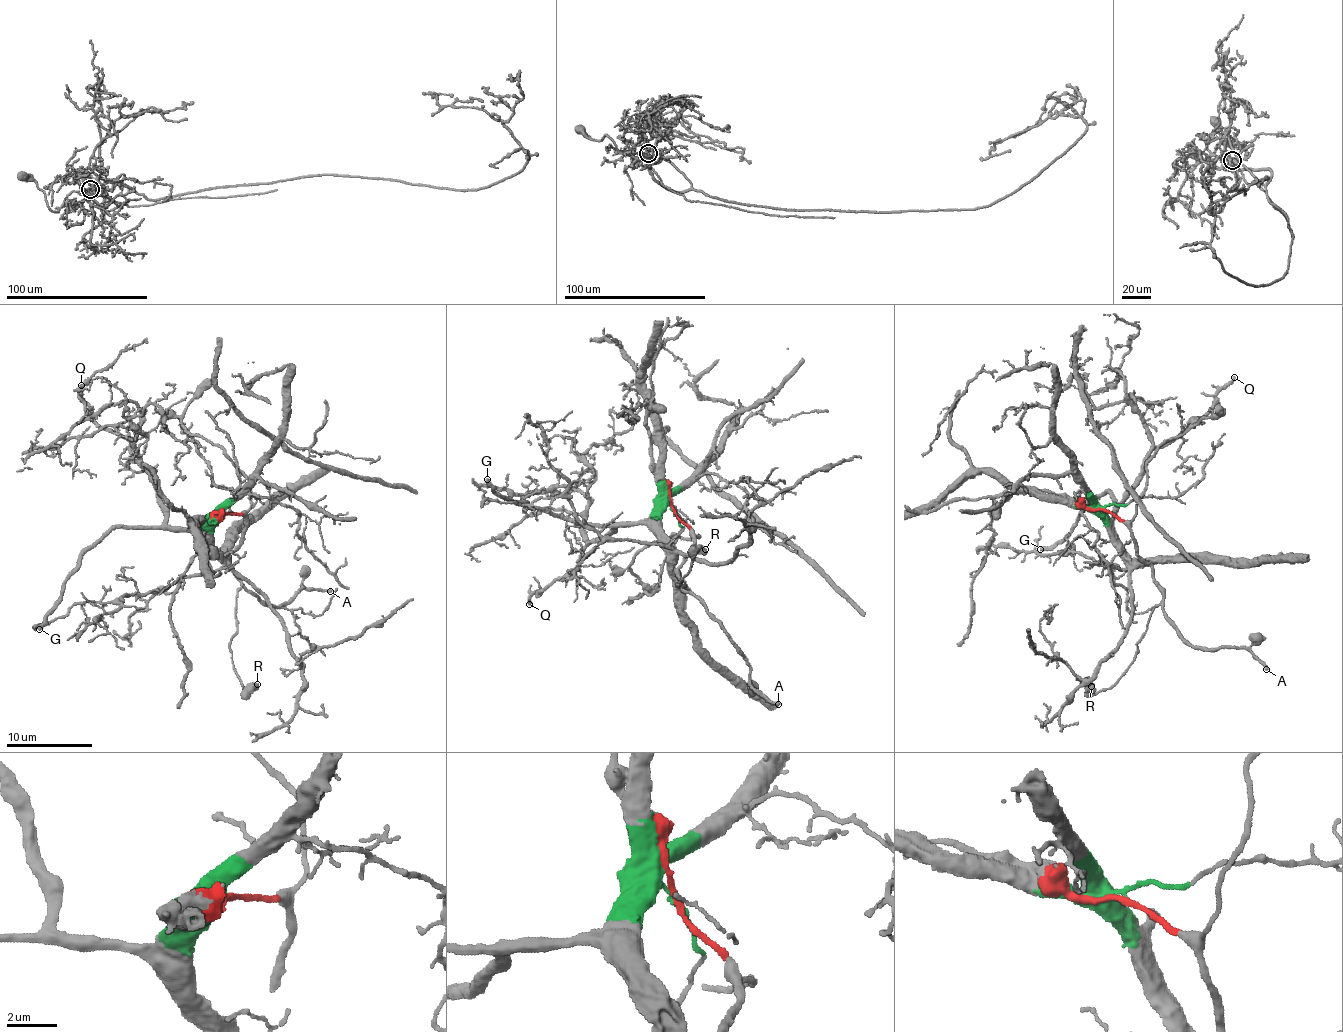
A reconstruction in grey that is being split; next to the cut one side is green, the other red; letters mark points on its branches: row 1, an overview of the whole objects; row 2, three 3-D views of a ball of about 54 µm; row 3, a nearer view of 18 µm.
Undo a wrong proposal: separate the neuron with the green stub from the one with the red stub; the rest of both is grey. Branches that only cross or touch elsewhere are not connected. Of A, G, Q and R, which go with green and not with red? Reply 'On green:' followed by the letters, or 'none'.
On green: G, Q

